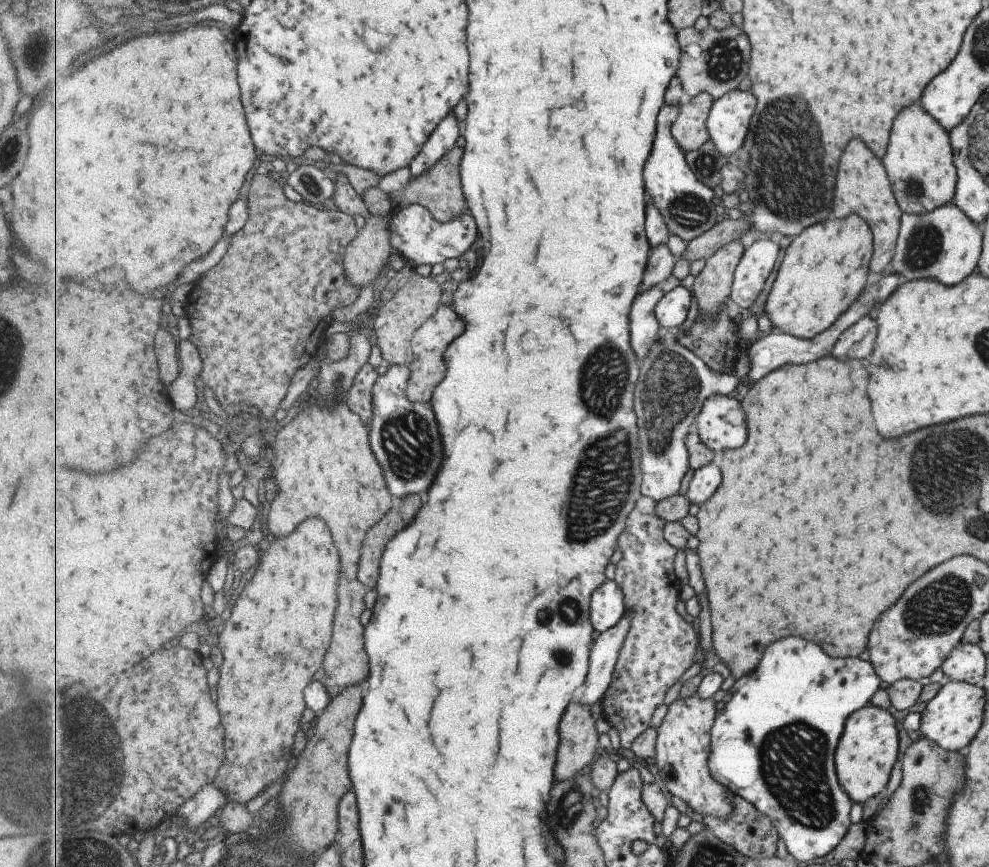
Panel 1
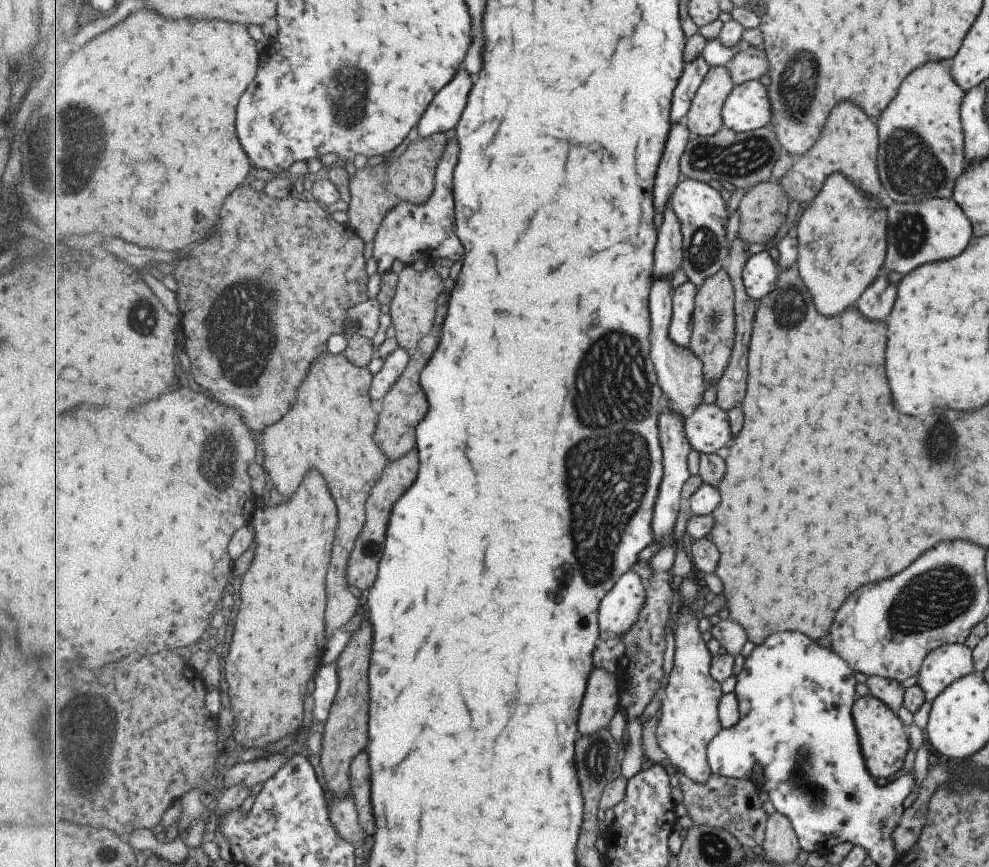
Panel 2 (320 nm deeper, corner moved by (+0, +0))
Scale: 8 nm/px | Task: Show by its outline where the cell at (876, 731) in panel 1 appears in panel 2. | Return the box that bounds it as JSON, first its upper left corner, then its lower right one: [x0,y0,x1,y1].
[851,694,908,778]

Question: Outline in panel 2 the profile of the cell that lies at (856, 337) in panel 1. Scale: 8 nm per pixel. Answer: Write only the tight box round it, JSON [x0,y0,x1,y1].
[857,264,896,320]

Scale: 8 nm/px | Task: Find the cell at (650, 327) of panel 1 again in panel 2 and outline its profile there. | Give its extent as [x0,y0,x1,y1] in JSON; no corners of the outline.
[655,202,684,279]

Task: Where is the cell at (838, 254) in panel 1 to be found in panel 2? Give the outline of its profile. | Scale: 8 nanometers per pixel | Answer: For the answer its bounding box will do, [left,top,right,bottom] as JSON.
[796,173,886,316]

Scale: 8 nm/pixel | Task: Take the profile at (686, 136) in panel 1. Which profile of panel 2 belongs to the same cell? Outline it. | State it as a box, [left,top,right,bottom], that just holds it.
[687,65,735,137]

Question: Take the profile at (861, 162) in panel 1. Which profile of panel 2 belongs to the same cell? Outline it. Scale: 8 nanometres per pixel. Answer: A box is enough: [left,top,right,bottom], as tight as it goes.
[781,102,879,204]

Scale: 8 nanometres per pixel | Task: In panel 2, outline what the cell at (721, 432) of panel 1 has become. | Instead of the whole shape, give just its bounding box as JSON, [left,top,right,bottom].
[685,403,733,453]

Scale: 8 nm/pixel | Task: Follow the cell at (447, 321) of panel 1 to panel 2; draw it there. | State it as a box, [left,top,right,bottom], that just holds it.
[375,335,439,460]

